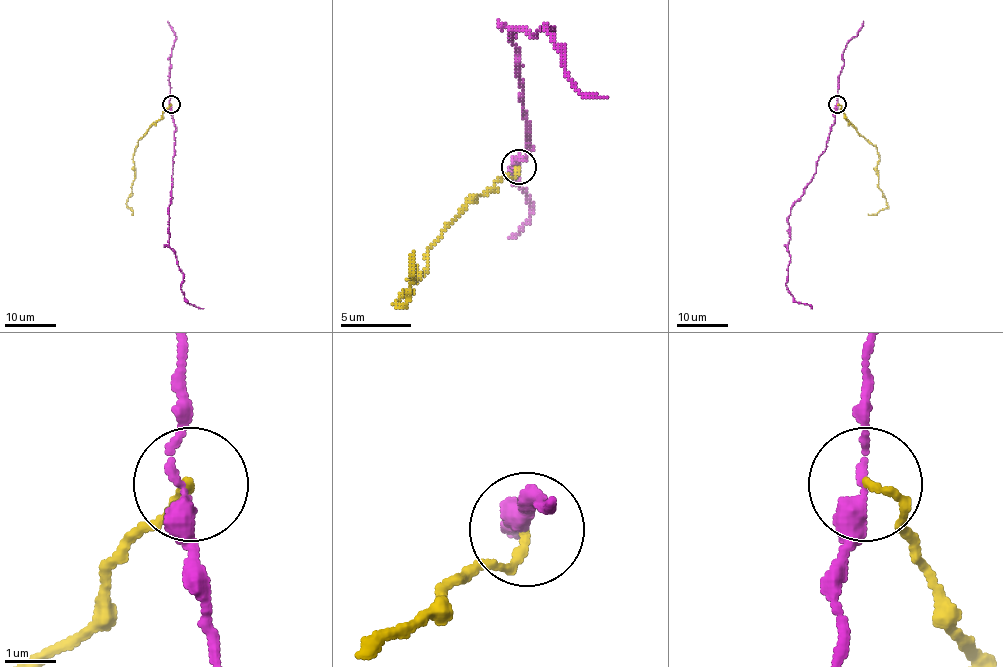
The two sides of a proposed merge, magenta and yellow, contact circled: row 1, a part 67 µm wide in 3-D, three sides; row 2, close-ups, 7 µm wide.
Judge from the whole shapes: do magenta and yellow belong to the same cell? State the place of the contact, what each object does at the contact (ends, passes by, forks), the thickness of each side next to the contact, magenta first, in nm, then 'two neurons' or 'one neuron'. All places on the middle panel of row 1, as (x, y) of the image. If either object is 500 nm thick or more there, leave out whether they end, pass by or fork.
at (518, 166); magenta passes by; yellow ends there; 280 nm thick on the magenta side, 160 nm on the other; two neurons

